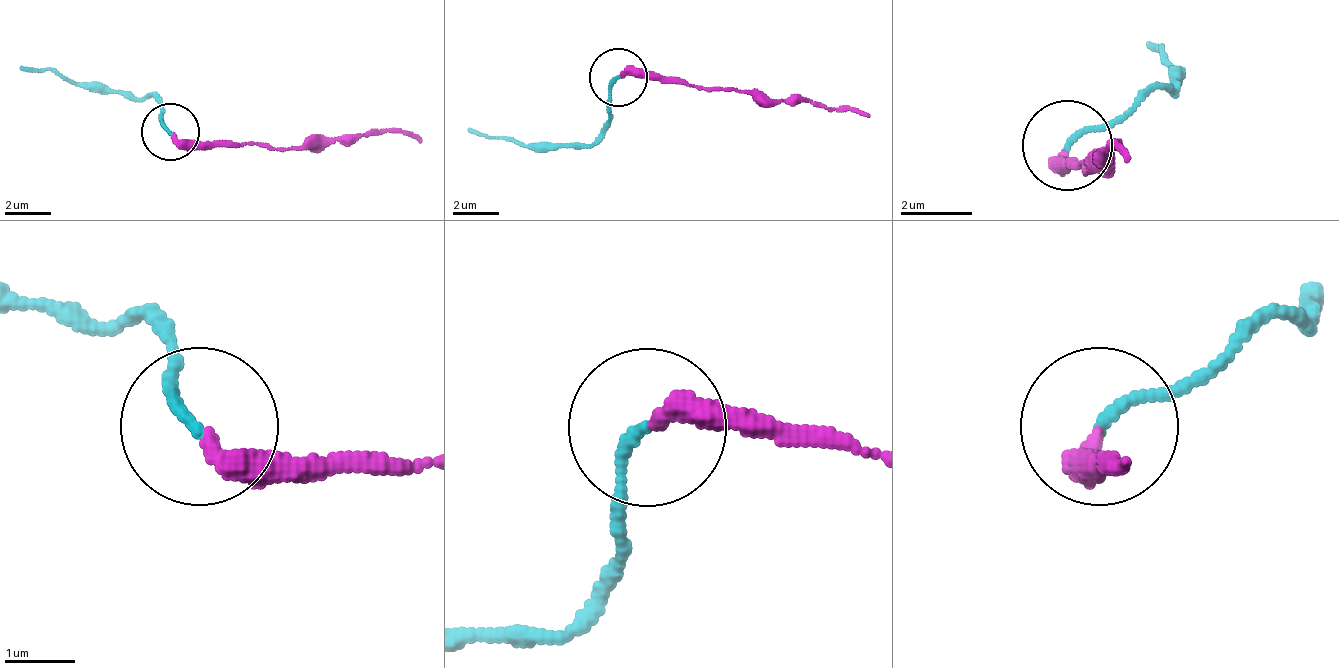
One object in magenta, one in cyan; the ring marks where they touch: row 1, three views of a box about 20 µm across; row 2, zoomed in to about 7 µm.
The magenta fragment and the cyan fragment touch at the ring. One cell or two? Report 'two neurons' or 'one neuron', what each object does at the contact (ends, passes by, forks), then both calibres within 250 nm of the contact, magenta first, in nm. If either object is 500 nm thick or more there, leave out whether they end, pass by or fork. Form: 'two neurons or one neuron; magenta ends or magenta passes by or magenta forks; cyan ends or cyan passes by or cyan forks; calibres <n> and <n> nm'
two neurons; magenta ends; cyan ends; calibres 320 and 150 nm

